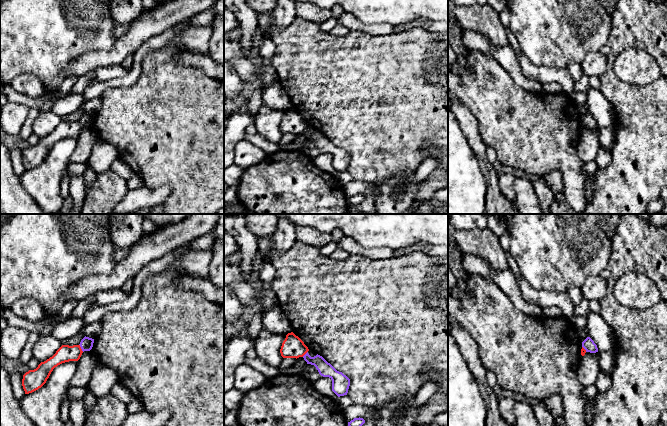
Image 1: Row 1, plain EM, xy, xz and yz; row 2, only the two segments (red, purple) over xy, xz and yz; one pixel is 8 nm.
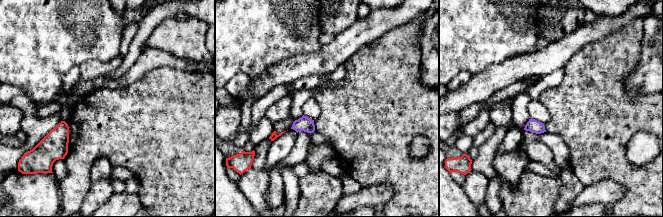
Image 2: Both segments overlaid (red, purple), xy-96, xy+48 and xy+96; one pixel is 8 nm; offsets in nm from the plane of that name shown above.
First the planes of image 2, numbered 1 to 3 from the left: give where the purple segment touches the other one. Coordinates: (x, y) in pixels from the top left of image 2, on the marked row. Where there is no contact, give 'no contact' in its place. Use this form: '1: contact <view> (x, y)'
1: no contact
2: no contact
3: no contact

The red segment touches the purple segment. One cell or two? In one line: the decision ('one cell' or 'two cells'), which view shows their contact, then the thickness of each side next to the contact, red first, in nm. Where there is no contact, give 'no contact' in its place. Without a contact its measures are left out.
two cells; contact in xy; calibres 140 and 110 nm

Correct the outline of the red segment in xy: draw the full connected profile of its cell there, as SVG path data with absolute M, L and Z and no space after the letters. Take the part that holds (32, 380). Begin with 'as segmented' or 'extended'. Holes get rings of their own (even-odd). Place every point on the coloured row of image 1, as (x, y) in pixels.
as segmented; M62 345L52 357L41 362L36 369L29 370L23 375L22 386L25 394L41 388L55 367L65 362L78 361L82 353L80 345Z

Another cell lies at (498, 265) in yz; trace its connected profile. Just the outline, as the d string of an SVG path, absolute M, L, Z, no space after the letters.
M488 227L483 229L456 230L454 234L455 247L460 252L479 256L497 271L508 268L506 253L499 237Z

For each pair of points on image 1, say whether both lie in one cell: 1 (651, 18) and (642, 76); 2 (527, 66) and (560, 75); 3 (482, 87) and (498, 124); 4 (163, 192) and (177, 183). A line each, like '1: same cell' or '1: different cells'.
1: same cell
2: same cell
3: same cell
4: different cells

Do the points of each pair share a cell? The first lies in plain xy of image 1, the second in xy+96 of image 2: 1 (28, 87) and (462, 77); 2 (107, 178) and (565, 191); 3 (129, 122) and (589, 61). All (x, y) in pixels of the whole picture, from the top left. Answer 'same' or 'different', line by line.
1: same
2: different
3: same

